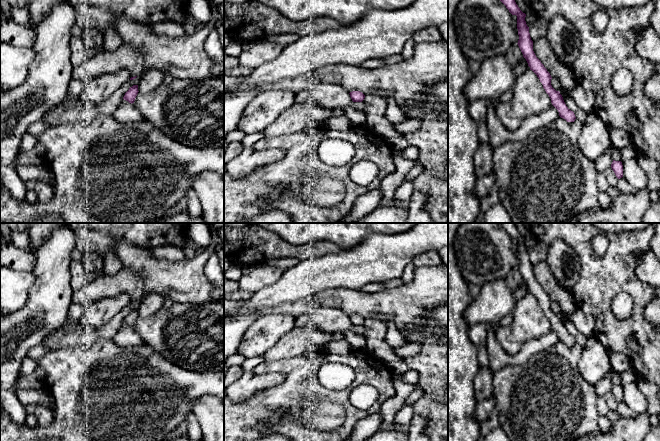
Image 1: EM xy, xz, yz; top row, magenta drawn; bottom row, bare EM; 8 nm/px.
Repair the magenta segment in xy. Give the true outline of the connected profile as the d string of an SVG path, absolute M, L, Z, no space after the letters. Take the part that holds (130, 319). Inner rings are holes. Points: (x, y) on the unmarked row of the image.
M133 309L129 312L129 314L125 317L123 323L128 325L129 327L134 327L135 322L138 318L138 309Z

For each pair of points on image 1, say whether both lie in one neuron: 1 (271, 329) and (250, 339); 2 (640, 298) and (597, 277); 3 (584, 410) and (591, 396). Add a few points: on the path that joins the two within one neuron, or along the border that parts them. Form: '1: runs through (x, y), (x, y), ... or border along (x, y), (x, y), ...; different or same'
1: runs through (266, 331), (258, 339), (255, 339); same
2: runs through (630, 287), (620, 277), (608, 277); same
3: runs through (584, 407), (584, 403), (588, 399); same

